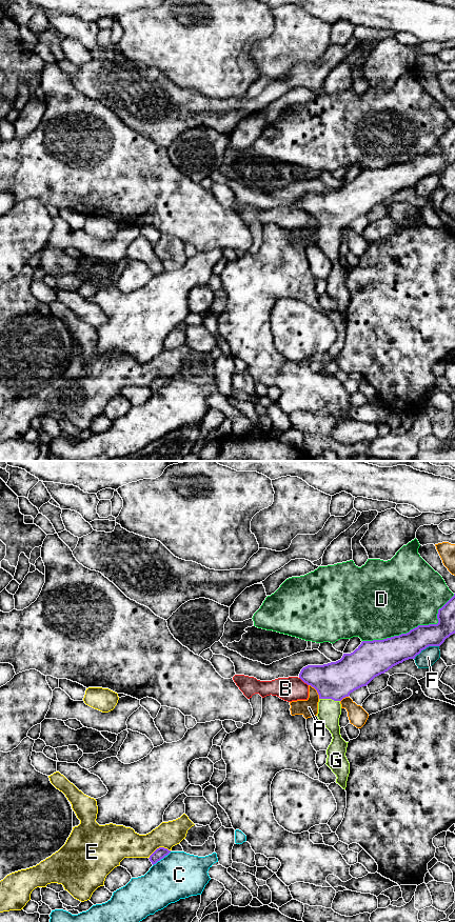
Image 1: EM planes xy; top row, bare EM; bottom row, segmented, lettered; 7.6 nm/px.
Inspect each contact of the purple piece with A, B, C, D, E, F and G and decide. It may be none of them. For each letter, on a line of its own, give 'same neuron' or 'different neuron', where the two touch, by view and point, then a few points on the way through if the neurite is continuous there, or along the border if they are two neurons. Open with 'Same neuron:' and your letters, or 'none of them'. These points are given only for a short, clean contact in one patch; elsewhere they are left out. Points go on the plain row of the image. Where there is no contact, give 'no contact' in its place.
Same neuron: G
A: different neuron | xy (316, 218)
B: different neuron | xy (303, 209)
C: different neuron | xy (161, 386)
D: different neuron | xy (415, 156)
E: different neuron | xy (159, 376) | along xy (170, 378), (158, 376), (149, 386)
F: different neuron | xy (426, 176) | along xy (438, 174), (427, 175), (414, 187)
G: same neuron | xy (330, 226) | across xy (336, 208), (332, 214), (330, 226), (329, 239)

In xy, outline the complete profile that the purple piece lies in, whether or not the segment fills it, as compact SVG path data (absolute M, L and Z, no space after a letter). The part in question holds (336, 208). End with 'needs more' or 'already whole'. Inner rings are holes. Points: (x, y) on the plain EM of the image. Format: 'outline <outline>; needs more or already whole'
outline M455 122L438 138L438 152L418 154L407 162L394 164L383 168L362 169L361 173L351 182L343 182L336 191L323 194L308 194L299 202L299 206L314 216L319 223L318 247L332 262L332 270L327 278L327 294L336 303L336 312L343 318L350 302L350 292L345 285L348 272L340 263L339 246L341 243L340 229L349 225L354 219L367 215L375 205L384 202L393 195L409 187L415 187L423 178L429 175L440 175L447 166L455 162Z; needs more

